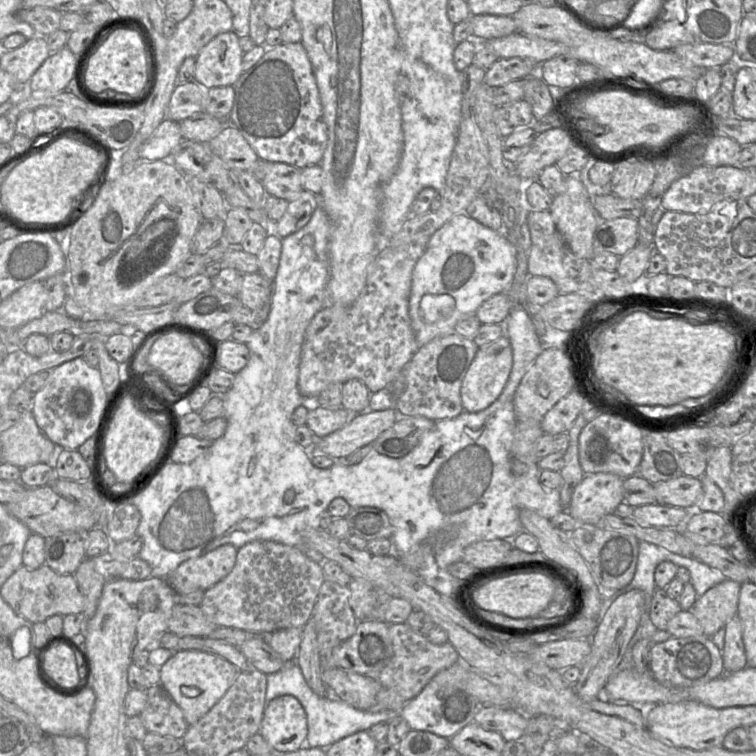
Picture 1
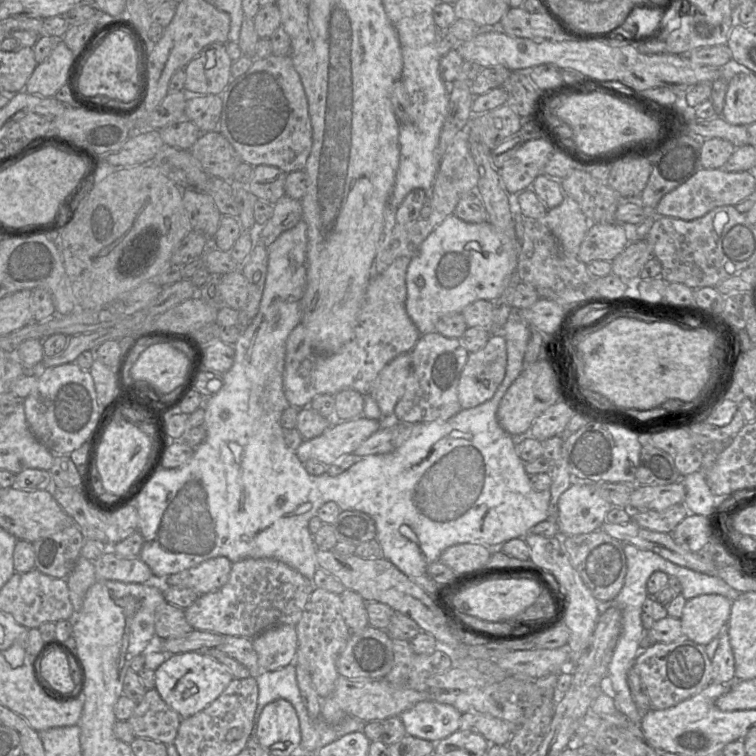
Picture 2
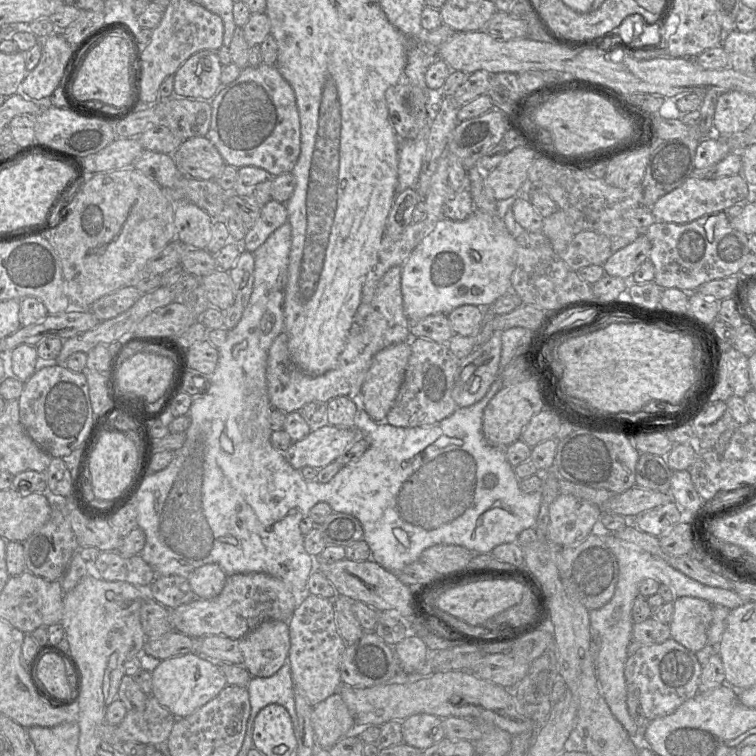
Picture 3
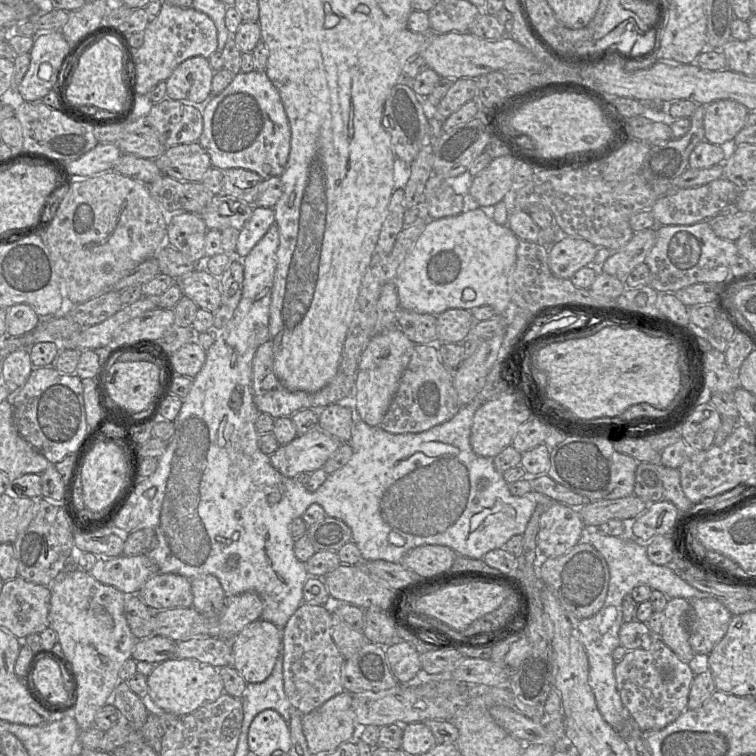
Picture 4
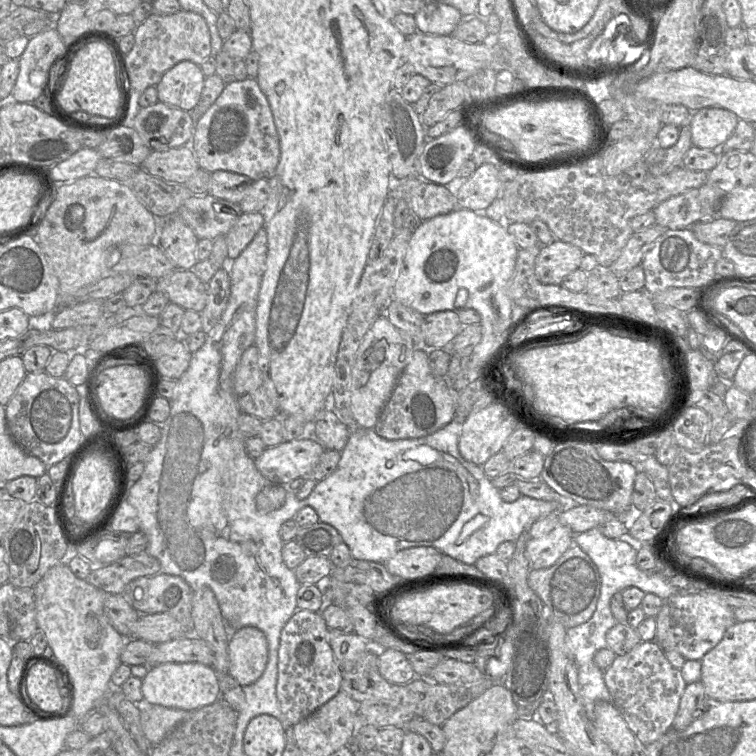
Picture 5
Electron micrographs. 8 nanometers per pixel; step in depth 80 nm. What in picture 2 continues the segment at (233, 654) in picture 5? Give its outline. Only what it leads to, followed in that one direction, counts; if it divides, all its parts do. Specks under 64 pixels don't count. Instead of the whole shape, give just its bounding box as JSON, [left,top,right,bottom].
[252,625,298,671]

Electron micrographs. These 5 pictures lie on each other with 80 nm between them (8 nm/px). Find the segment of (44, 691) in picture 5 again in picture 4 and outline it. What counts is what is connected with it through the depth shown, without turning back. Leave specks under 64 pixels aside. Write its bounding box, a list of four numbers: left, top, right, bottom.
[28,658,68,708]

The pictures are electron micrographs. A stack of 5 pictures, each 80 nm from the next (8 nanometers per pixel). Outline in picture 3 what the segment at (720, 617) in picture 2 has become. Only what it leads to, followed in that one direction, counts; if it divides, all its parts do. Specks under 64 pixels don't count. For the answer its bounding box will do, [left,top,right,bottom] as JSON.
[670,597,713,652]

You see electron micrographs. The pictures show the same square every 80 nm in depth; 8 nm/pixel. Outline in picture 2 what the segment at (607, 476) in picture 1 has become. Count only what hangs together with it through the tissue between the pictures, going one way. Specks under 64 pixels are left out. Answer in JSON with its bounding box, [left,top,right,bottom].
[558,485,612,537]

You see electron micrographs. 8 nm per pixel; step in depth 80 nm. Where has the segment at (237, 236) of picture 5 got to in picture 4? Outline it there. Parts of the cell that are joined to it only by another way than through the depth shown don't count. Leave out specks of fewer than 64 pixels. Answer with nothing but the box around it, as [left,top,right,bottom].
[234,207,275,259]

